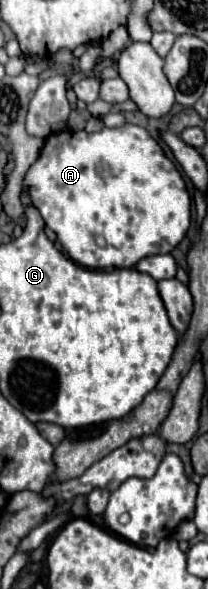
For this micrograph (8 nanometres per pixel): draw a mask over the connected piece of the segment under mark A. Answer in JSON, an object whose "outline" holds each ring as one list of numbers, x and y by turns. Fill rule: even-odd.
{"outline":[[131,123,117,129,103,127,97,133,61,131,49,135,23,185,29,187,33,205,41,211,45,225,55,231,63,251,87,269,127,269,149,255,171,253,191,225,191,197,181,173,149,131],[99,235,105,239,103,247,95,243]]}

